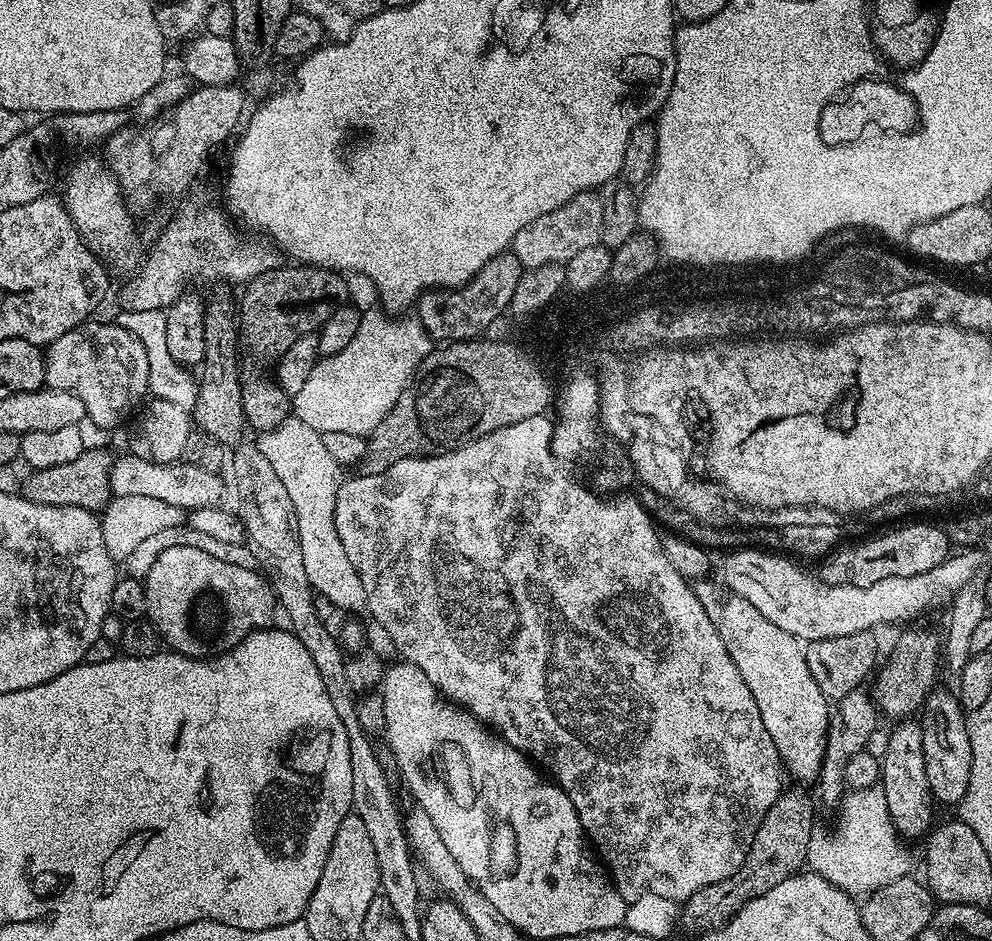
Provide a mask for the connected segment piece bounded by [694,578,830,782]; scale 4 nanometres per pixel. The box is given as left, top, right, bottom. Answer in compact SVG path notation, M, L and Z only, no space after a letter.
M712 579L695 581L698 602L702 602L702 610L714 622L726 654L734 658L742 682L750 686L750 694L758 702L758 714L762 714L762 726L766 726L766 734L770 734L778 750L783 771L787 775L789 772L796 782L819 781L828 742L830 701L818 690L818 682L814 682L814 674L806 666L805 645L754 610L742 594L734 594L727 584Z

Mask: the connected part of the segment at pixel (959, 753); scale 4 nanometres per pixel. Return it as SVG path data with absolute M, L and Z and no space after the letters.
M933 691L922 716L924 725L922 746L926 754L926 778L930 778L932 799L937 805L959 806L966 794L966 786L970 786L970 766L972 765L970 734L966 713L961 708L959 699L951 691L948 691L949 693L940 691Z

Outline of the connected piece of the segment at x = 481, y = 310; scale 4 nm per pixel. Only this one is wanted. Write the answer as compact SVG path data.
M511 254L495 256L476 277L455 290L429 290L418 301L418 319L433 341L455 342L457 340L475 340L483 337L484 332L500 315L508 312L522 275L522 266L518 258Z

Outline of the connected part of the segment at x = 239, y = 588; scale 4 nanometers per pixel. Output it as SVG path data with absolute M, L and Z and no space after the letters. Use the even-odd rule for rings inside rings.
M172 546L155 559L142 583L146 590L147 619L160 631L160 639L173 652L211 658L237 648L249 634L273 623L278 605L271 585L259 571L221 562L197 547Z

